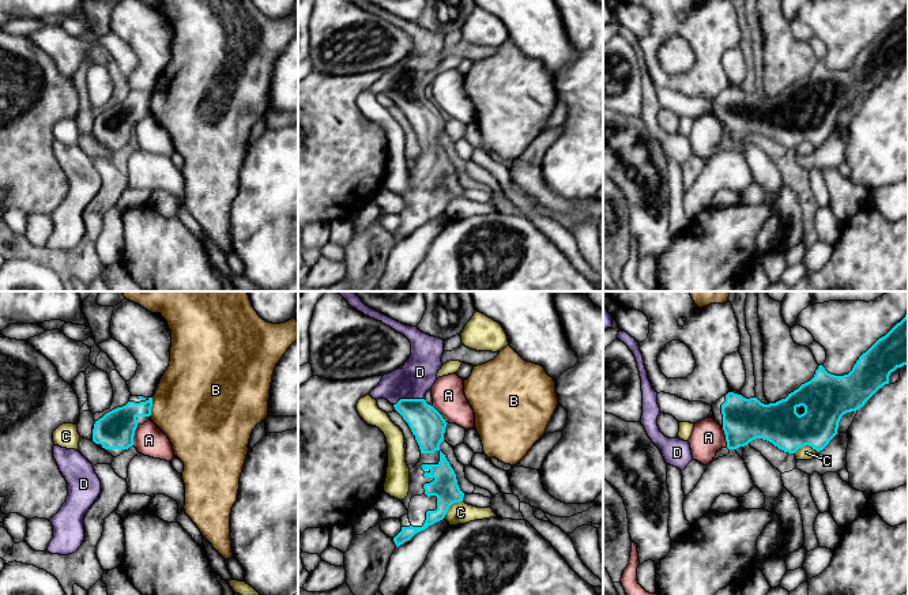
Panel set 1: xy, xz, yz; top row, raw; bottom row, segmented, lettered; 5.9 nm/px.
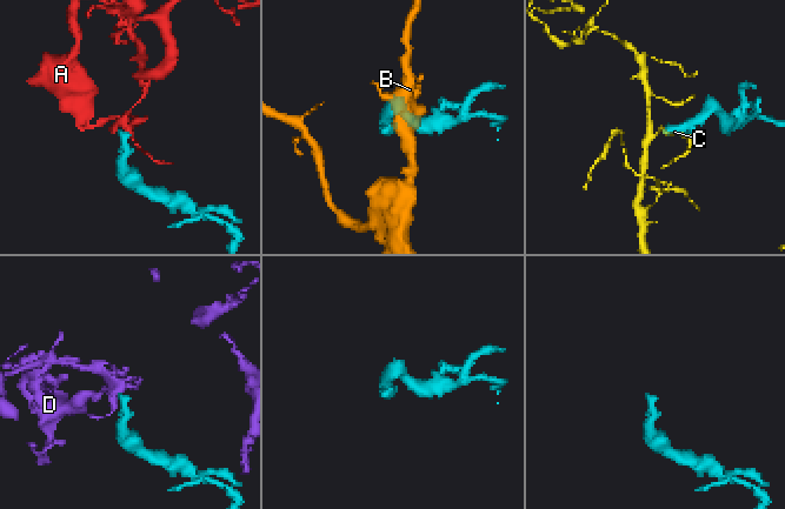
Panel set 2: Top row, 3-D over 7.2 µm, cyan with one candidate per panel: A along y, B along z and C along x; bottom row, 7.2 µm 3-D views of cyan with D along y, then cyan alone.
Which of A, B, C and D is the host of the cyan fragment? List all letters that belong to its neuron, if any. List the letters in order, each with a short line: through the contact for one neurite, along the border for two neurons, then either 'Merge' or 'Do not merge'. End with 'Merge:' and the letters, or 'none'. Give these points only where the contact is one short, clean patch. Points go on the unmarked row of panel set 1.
A: Line: xy (138, 121), (132, 139). Do not merge
B: Line: xy (153, 93), (149, 110). Do not merge
C: Line: xz (462, 195), (452, 199), (443, 213). Do not merge
D: Line: xz (426, 119), (409, 94), (409, 81), (419, 67). Merge
Merge: D

